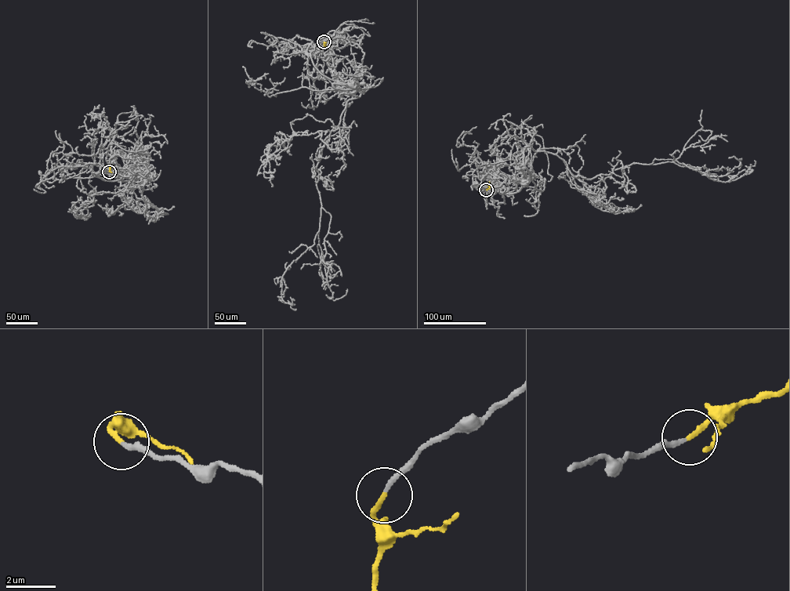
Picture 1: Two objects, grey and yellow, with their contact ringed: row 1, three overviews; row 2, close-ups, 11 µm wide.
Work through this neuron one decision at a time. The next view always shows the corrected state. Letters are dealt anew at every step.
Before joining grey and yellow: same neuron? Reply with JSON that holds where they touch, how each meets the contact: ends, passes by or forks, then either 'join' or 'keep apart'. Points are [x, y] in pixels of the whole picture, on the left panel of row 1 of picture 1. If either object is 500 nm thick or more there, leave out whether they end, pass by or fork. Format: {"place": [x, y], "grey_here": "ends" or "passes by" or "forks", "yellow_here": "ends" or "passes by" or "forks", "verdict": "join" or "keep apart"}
{"place": [109, 172], "grey_here": "ends", "yellow_here": "ends", "verdict": "join"}

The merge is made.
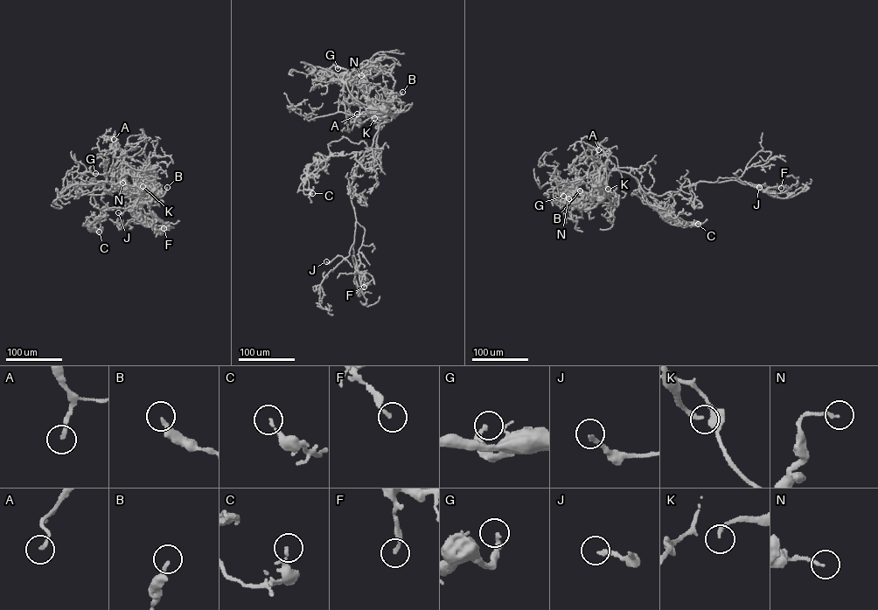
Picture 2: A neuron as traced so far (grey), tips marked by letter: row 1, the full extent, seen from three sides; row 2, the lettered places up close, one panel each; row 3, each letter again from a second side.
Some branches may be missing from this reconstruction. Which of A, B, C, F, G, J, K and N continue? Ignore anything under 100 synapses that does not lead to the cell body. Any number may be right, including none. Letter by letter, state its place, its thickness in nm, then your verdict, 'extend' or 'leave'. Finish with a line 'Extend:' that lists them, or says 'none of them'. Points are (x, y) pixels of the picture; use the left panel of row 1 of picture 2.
A: place (114, 139); calibre 170 nm; leave
B: place (167, 187); calibre 240 nm; leave
C: place (99, 232); calibre 170 nm; leave
F: place (163, 228); calibre 180 nm; leave
G: place (95, 173); calibre 280 nm; extend
J: place (118, 212); calibre 180 nm; leave
K: place (142, 186); calibre 200 nm; extend
N: place (122, 183); calibre 160 nm; leave
Extend: G, K

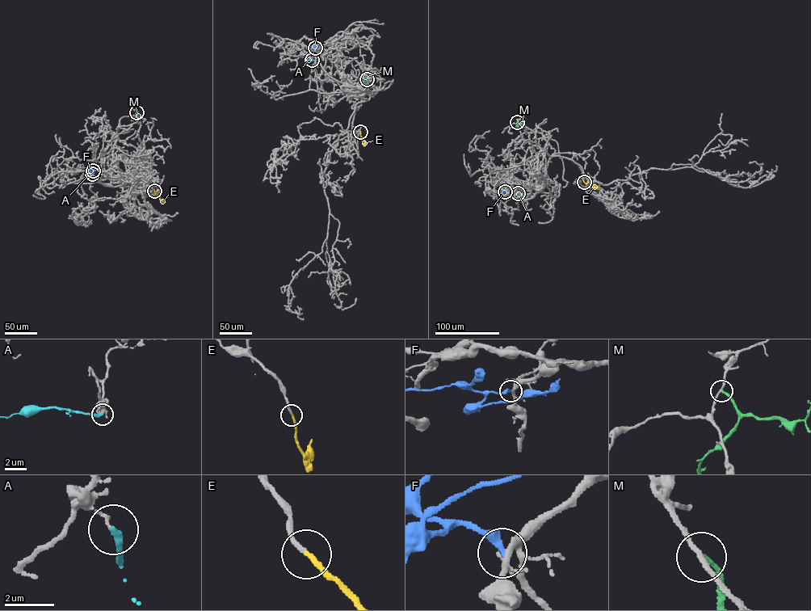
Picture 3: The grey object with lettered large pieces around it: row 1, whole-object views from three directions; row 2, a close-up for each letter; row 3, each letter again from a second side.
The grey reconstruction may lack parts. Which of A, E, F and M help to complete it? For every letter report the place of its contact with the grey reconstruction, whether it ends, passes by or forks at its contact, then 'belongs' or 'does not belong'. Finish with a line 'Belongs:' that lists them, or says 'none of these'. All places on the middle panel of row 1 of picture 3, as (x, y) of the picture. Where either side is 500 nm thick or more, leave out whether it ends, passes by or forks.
A: (312, 60) | it ends | does not belong
E: (360, 132) | it ends | belongs
F: (315, 48) | it ends | does not belong
M: (367, 79) | it ends | does not belong
Belongs: E

